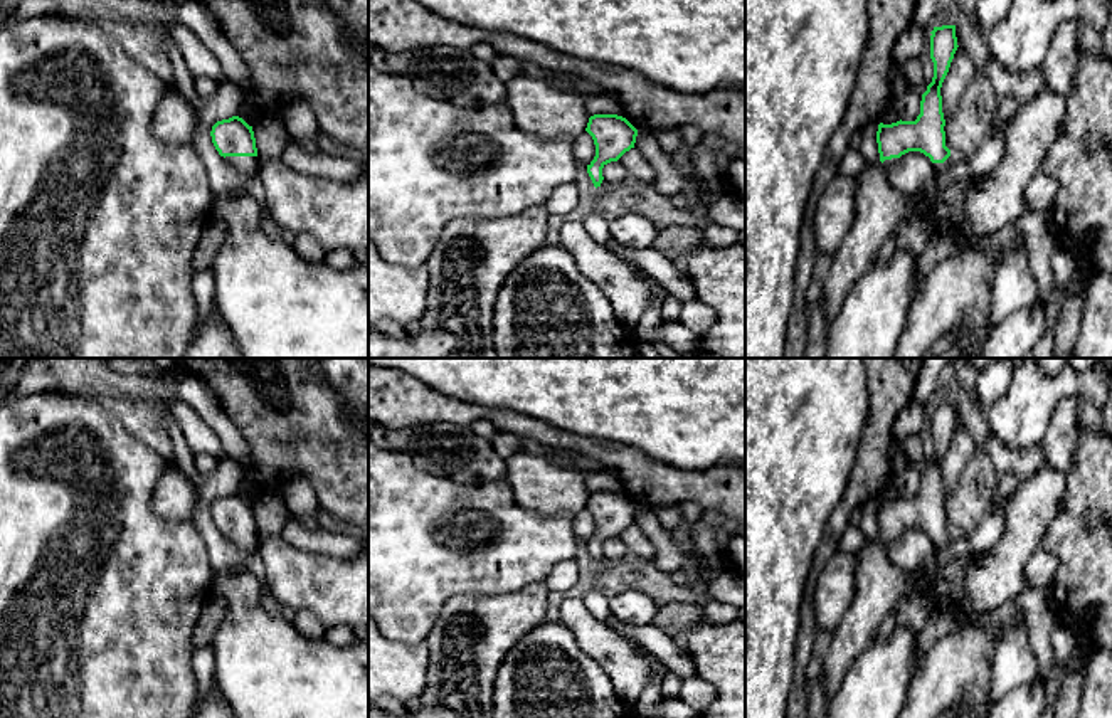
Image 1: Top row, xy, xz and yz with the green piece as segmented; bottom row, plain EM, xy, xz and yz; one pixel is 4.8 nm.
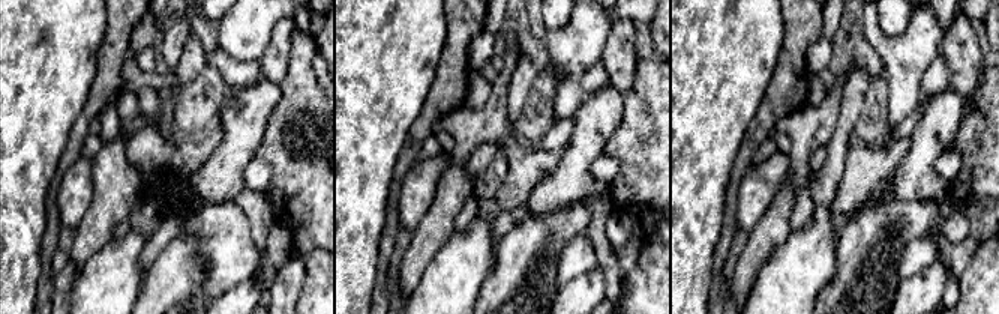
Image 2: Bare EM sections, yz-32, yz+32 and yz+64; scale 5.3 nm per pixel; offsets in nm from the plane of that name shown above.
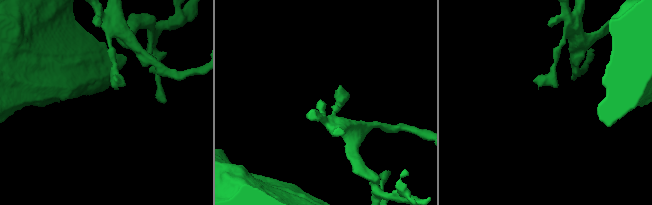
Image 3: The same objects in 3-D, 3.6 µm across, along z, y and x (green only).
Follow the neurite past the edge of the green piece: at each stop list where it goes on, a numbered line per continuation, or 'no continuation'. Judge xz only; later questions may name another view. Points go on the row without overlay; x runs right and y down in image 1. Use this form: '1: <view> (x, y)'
no continuation

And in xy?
1: xy (246, 542)

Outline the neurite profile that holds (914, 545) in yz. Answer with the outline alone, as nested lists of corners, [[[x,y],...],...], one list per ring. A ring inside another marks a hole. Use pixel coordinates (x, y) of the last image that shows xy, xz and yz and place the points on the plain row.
[[[920,528],[902,531],[888,546],[890,560],[903,572],[913,572],[925,558],[939,555],[935,540]]]

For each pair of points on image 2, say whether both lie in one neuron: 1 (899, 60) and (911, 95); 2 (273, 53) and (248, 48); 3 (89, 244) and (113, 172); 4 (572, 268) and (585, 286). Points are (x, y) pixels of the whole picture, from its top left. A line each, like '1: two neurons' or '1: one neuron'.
1: one neuron
2: two neurons
3: one neuron
4: two neurons

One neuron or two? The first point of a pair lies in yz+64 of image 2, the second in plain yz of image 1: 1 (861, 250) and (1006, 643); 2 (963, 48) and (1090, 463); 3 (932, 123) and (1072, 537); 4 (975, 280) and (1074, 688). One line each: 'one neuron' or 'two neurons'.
1: two neurons
2: two neurons
3: two neurons
4: two neurons

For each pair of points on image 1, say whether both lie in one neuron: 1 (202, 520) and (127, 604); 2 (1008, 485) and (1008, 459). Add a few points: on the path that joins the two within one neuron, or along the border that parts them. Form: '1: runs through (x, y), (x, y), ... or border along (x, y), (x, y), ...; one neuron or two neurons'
1: border along (190, 522), (206, 547), (211, 565); two neurons
2: border along (1000, 471), (1013, 471), (1020, 478); two neurons

